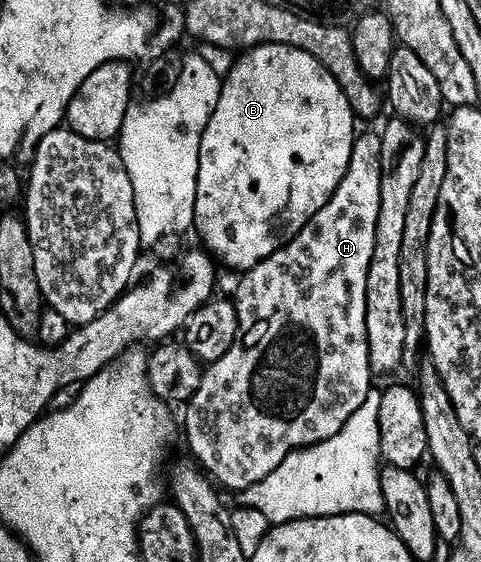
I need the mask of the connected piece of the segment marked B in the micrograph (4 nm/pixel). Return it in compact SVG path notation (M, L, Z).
M273 44L256 46L252 50L245 51L235 61L230 74L223 81L220 100L208 120L200 144L200 168L196 184L193 229L198 230L199 236L202 237L203 244L201 243L201 245L221 265L223 262L228 269L238 270L237 272L251 270L252 267L259 266L260 263L272 257L276 251L282 249L287 242L291 242L310 223L312 216L316 216L320 212L320 208L324 208L324 204L330 202L336 188L344 180L344 176L348 172L348 164L352 160L352 148L356 137L354 125L356 125L354 113L348 104L348 98L344 96L344 92L340 88L340 84L315 58L308 56L308 52L297 50L291 46Z

